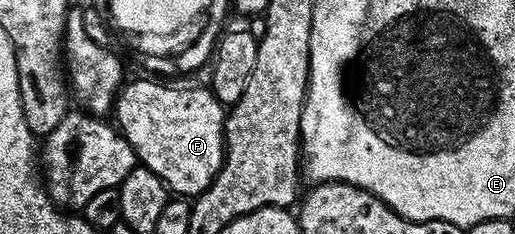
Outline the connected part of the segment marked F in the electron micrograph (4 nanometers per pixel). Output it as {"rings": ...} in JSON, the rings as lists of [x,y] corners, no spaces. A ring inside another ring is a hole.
{"rings":[[[136,79],[121,86],[114,104],[115,122],[124,139],[136,150],[136,158],[167,185],[169,192],[180,197],[201,195],[224,163],[225,104],[219,103],[211,90],[200,87],[167,87],[152,79]]]}

